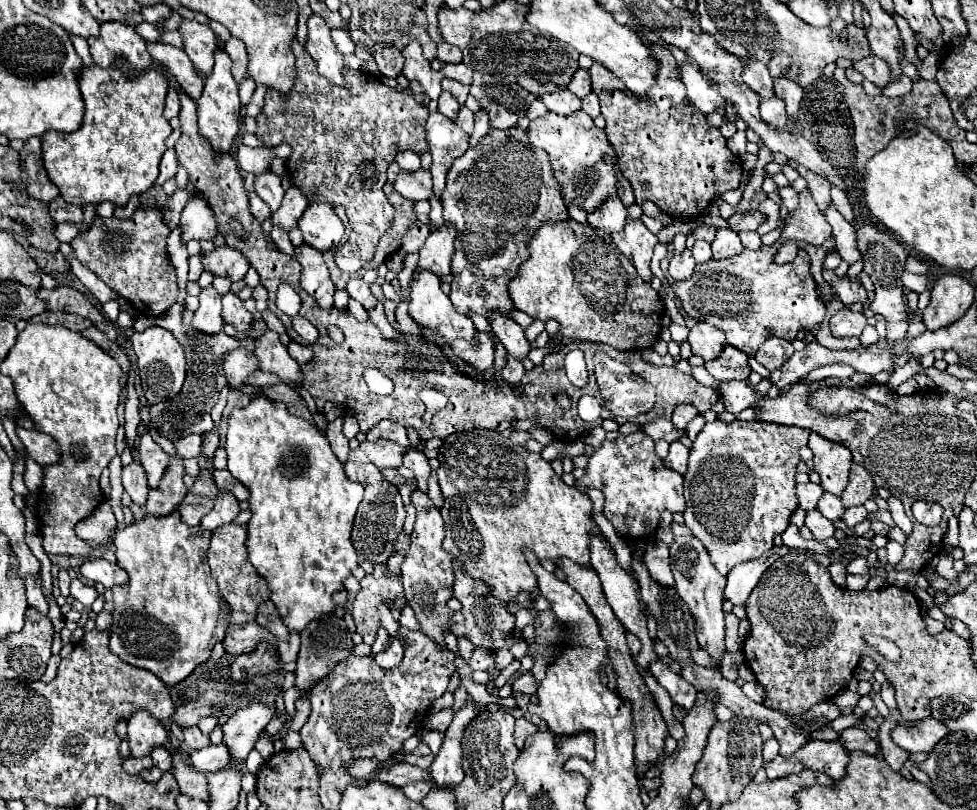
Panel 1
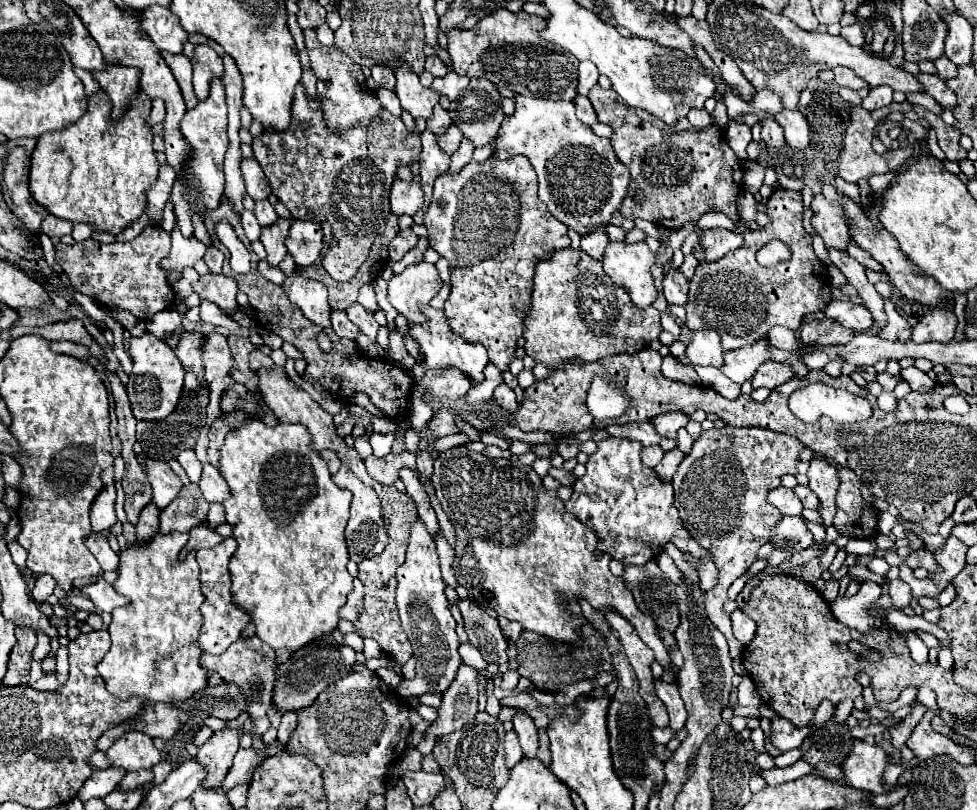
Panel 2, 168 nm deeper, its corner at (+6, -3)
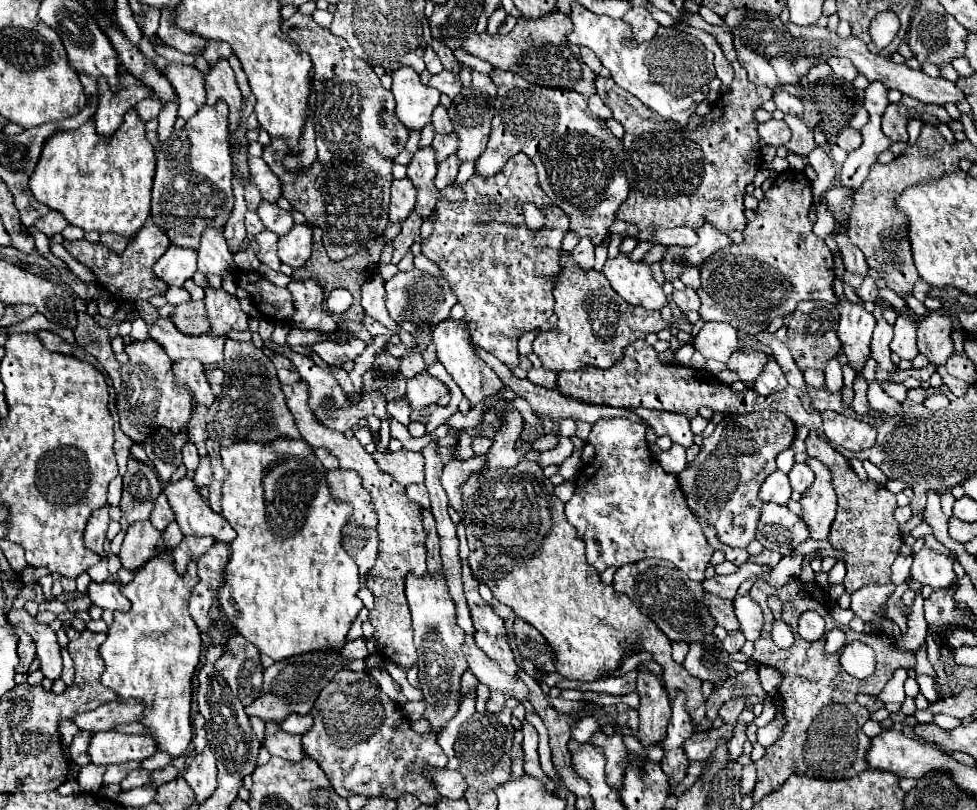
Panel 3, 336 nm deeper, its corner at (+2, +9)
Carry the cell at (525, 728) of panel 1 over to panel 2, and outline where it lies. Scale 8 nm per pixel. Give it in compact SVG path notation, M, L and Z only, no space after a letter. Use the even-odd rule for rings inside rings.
M509 731L505 735L505 761L507 761L507 767L513 769L521 759L523 759L523 751L519 747L517 735L513 731Z

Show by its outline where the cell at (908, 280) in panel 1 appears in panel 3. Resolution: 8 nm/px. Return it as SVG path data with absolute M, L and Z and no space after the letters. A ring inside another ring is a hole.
M867 277L863 281L863 285L857 289L857 295L863 297L865 301L873 301L877 297L877 293L879 293L879 285L877 285L877 281L873 277Z

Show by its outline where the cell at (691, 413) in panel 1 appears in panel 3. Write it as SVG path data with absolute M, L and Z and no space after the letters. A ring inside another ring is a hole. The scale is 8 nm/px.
M637 409L635 411L645 423L649 423L655 433L671 437L671 441L689 447L693 443L693 431L689 427L689 419L683 413L669 413L669 411L655 411L655 409Z

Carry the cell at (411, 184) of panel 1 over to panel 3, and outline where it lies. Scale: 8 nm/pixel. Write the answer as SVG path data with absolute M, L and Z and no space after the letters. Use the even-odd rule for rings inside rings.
M395 179L391 183L391 203L389 203L389 221L403 221L413 211L417 199L415 185L411 179Z

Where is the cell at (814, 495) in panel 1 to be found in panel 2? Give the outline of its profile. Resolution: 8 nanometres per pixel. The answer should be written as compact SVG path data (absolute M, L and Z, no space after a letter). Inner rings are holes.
M783 485L771 489L771 491L767 493L767 501L769 501L771 505L775 505L783 515L795 515L795 517L799 517L801 511L803 511L803 505L801 505L799 499L795 497L795 493L793 493L791 489L783 487Z

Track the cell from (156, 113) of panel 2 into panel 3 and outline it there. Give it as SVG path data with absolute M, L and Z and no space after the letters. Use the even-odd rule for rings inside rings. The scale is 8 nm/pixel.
M147 97L147 99L143 99L141 103L137 103L135 109L137 109L137 113L139 113L139 117L141 117L143 121L149 121L149 119L153 119L153 117L159 115L159 111L161 111L161 101L159 101L157 97Z

